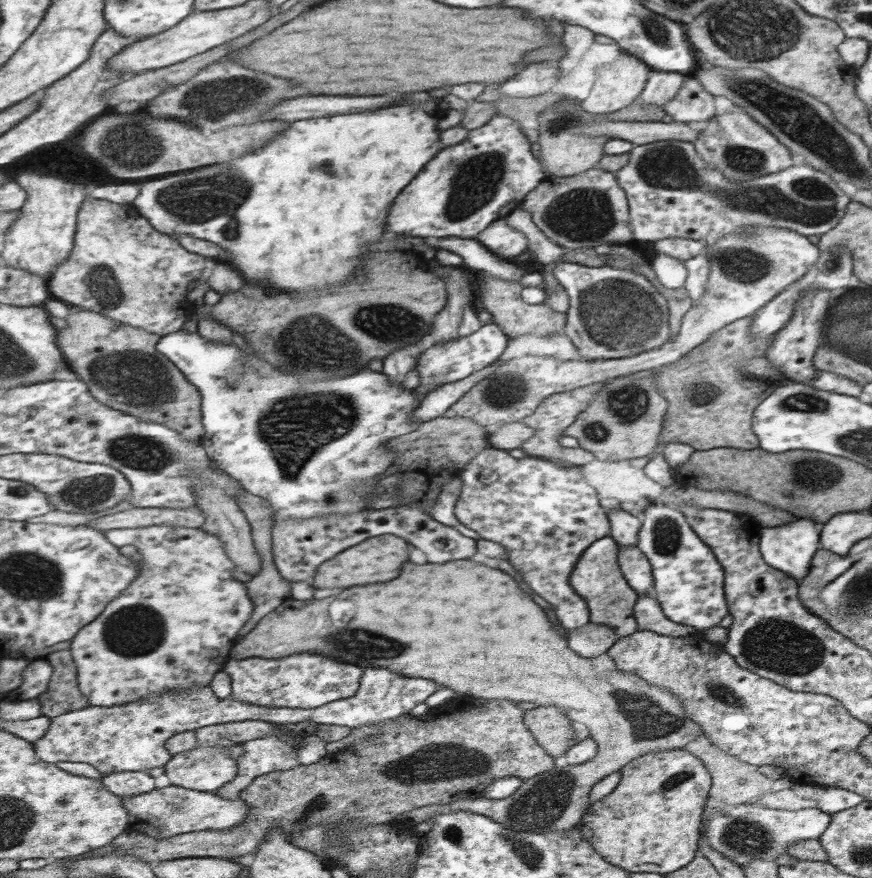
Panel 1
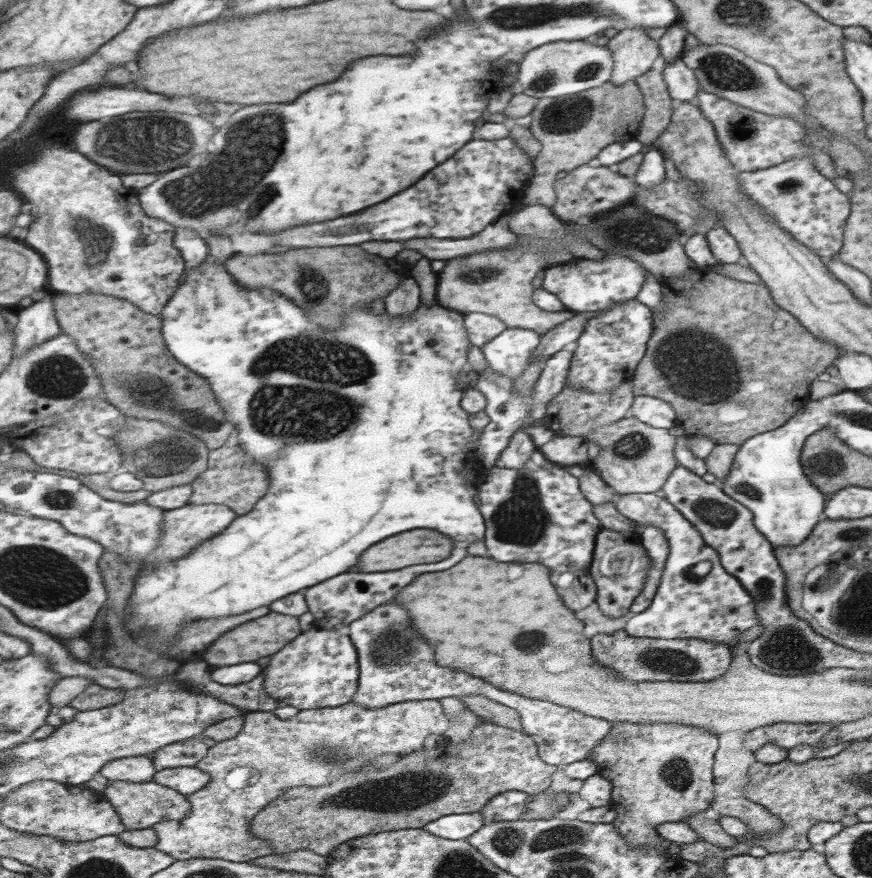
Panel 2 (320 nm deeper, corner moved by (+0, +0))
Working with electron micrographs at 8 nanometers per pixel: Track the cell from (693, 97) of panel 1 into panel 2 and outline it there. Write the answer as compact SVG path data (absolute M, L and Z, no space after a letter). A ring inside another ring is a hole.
M680 58L664 64L662 79L673 101L695 101L699 91L697 79Z

